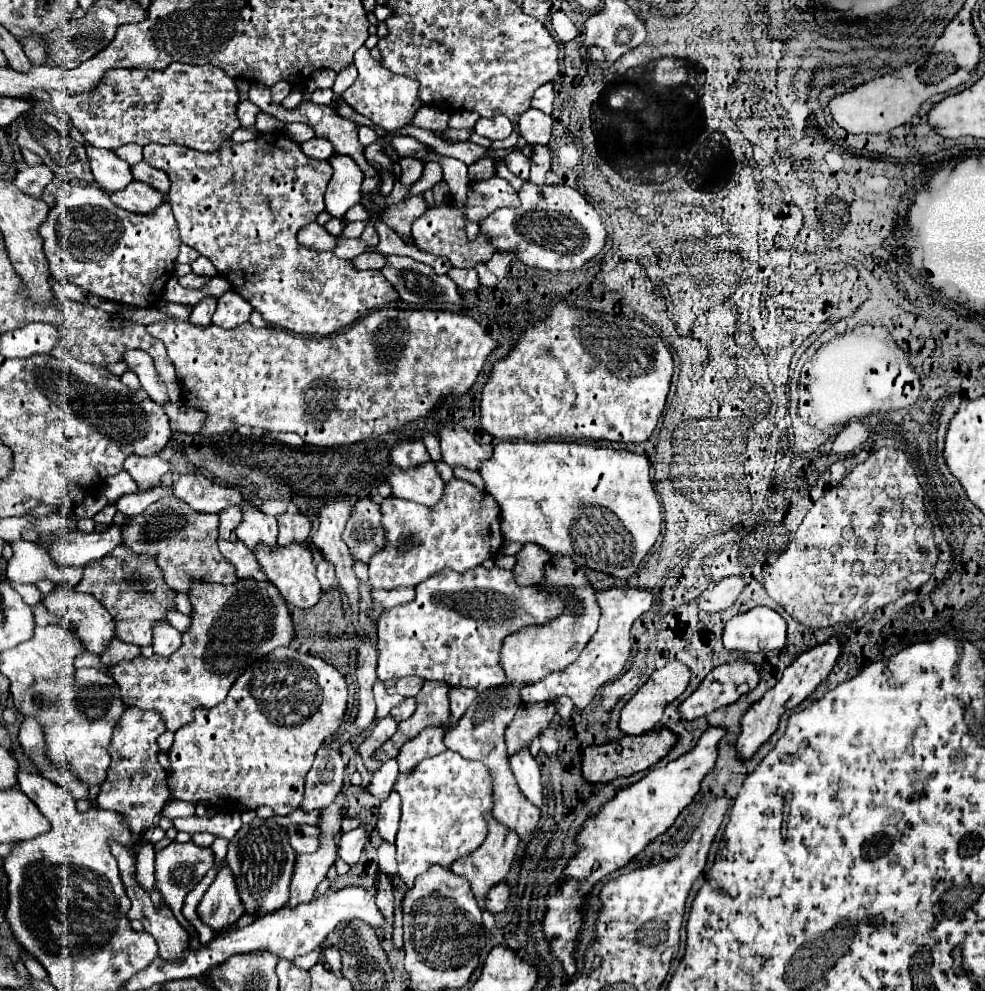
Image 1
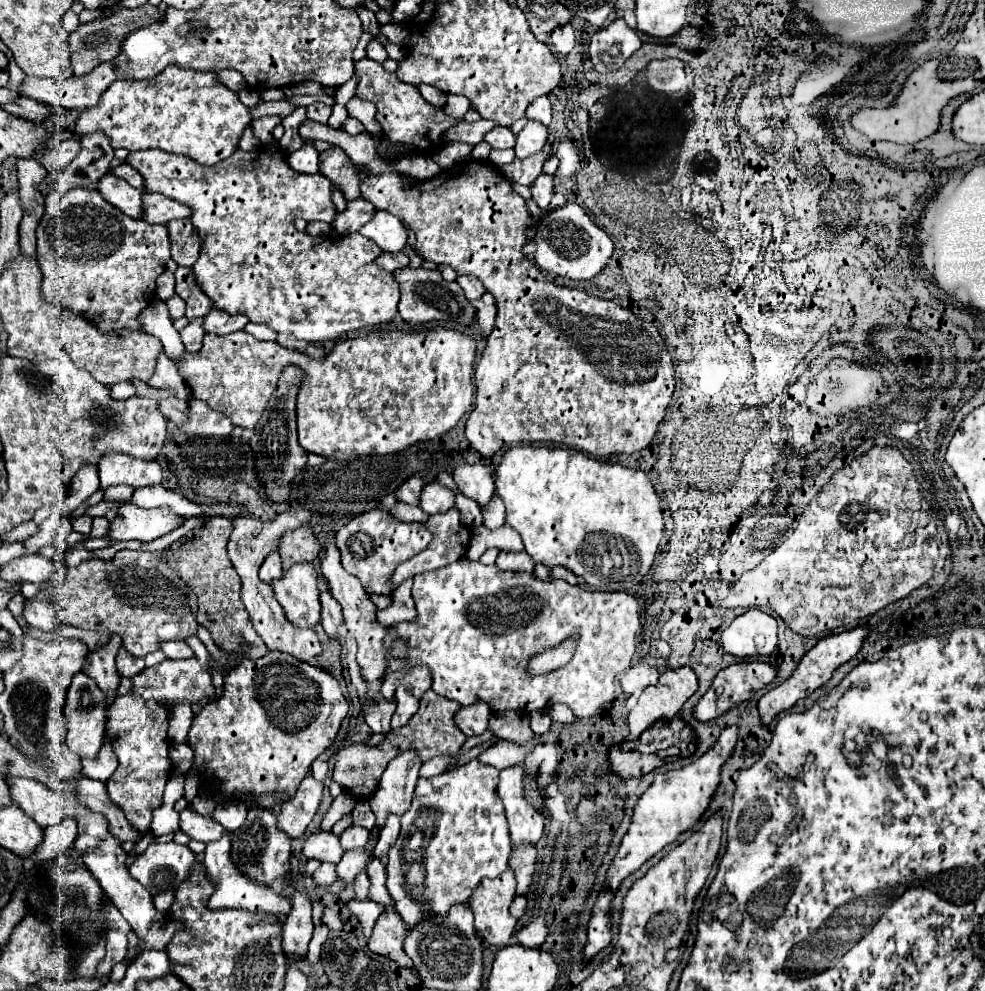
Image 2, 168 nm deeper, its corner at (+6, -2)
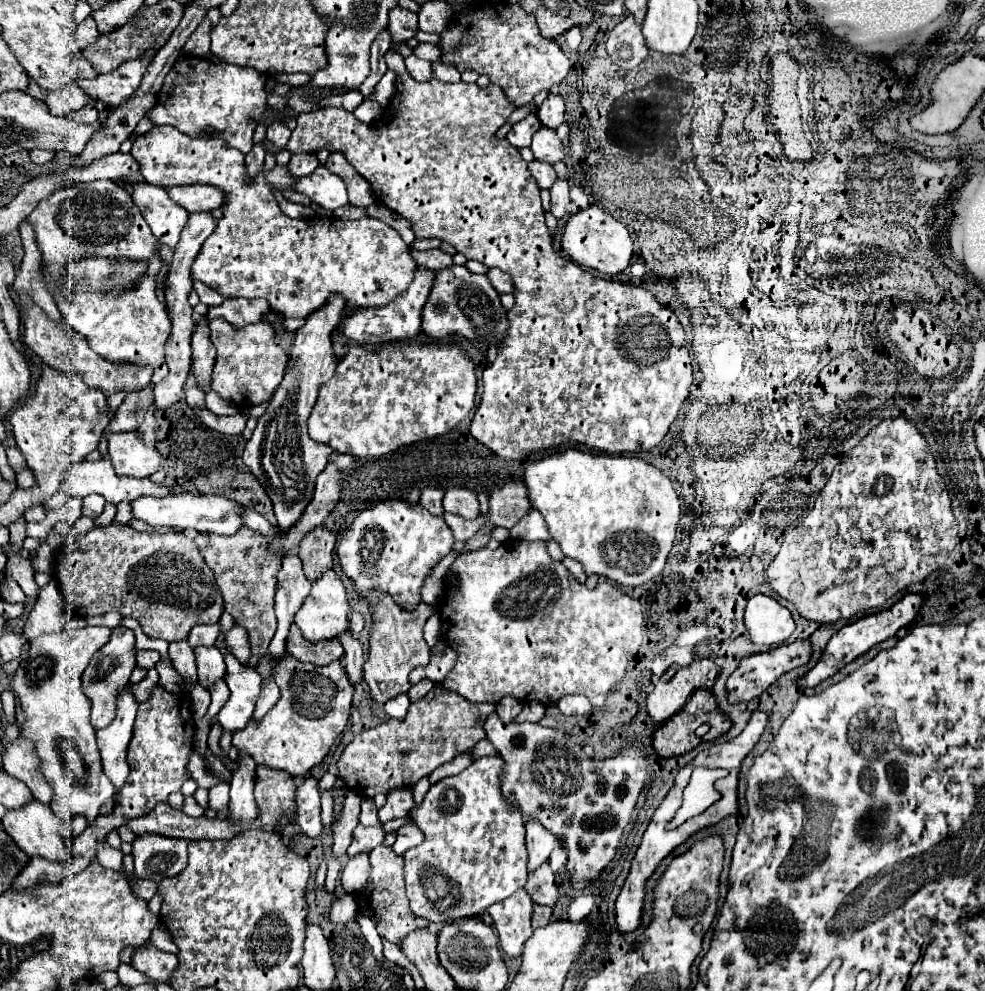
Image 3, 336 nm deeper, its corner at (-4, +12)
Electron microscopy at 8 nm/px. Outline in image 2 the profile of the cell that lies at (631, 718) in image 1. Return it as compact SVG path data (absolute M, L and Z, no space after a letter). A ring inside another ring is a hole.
M688 666L670 668L664 674L660 674L658 684L648 686L628 714L630 740L636 740L654 722L662 718L674 718L682 704L696 692L696 688L696 674Z

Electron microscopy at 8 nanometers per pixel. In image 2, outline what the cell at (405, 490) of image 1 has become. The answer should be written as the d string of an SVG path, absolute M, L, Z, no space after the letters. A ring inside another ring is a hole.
M430 482L422 488L420 494L420 508L426 514L438 514L438 512L446 512L454 506L454 492L448 490L446 486L438 484L438 482Z

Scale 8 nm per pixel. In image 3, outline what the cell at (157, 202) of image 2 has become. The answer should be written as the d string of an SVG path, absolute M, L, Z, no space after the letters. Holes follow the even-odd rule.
M198 184L196 186L172 186L172 188L168 188L168 194L178 206L186 208L190 214L216 210L224 204L224 198L226 198L226 194L220 188L208 186L208 184L204 184L204 186L198 186Z

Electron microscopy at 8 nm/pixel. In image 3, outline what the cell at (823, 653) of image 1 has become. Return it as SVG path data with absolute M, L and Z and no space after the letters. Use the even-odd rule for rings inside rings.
M904 594L902 600L898 600L892 608L882 610L882 612L872 614L872 616L866 616L866 618L860 618L858 622L844 626L838 634L834 634L834 636L830 638L830 642L828 642L828 646L826 646L822 658L820 658L818 664L800 680L800 684L812 688L812 686L818 686L822 680L834 676L834 674L836 674L840 668L844 668L848 662L852 662L852 660L856 660L858 656L866 654L872 646L876 646L876 644L880 644L880 642L892 638L902 626L908 626L908 624L918 616L918 612L922 610L922 606L924 606L924 596L922 596L922 594Z

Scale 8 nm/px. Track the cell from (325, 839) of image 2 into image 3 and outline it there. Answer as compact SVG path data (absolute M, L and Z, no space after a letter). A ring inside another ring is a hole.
M378 824L378 826L372 826L372 828L364 828L364 826L358 826L354 830L354 840L348 848L348 856L358 856L358 854L370 854L376 846L384 844L384 828Z

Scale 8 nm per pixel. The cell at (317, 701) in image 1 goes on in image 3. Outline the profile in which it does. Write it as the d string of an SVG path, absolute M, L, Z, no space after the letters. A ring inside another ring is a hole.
M290 654L276 662L264 656L256 670L264 678L274 676L276 684L282 690L282 696L260 724L250 720L250 724L242 732L236 732L232 744L236 746L236 750L250 754L258 764L290 772L292 776L306 776L324 760L324 756L348 724L354 686L348 682L346 670L340 660L320 668L300 662Z

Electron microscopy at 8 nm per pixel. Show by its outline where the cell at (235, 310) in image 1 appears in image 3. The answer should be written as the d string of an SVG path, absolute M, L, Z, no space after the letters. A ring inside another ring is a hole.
M226 298L220 306L210 306L208 316L222 316L228 320L234 328L244 328L246 324L264 322L266 314L270 310L270 304L262 298Z

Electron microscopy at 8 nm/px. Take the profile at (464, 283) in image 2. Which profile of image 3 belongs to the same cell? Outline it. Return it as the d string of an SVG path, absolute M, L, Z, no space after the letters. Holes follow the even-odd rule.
M490 268L488 272L488 278L492 282L492 286L500 292L500 294L512 294L514 292L514 284L510 280L510 276L498 268Z

